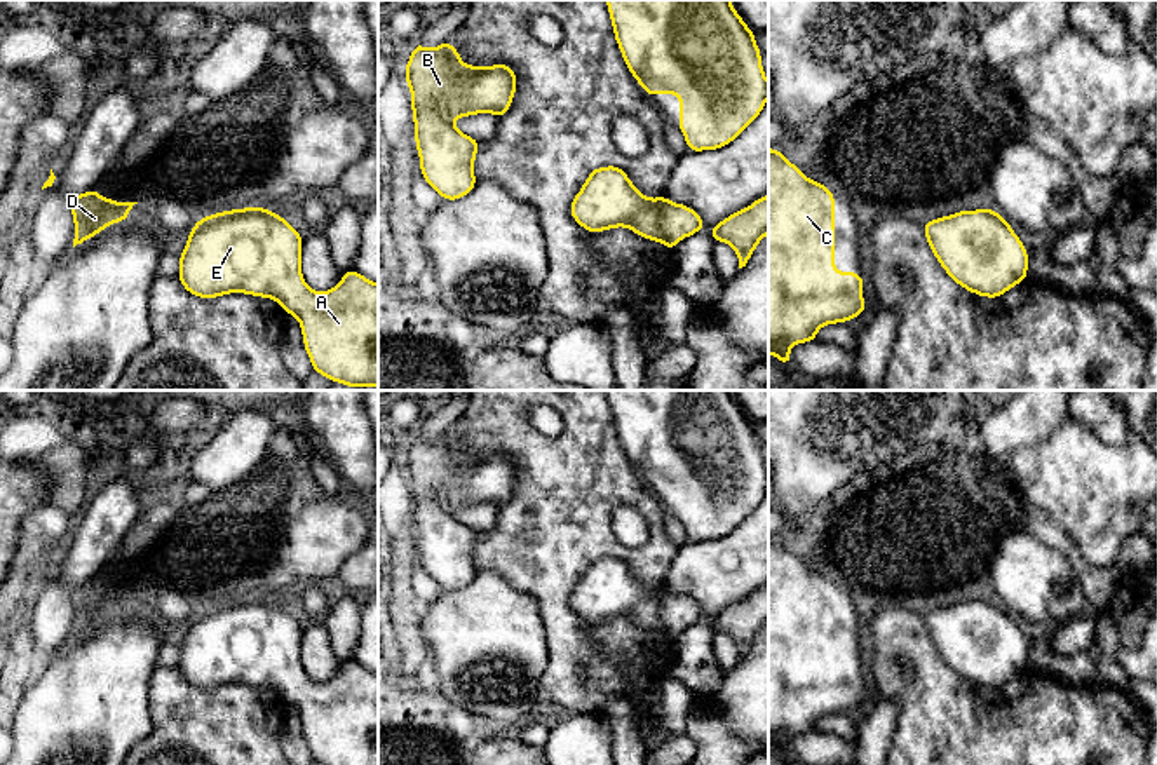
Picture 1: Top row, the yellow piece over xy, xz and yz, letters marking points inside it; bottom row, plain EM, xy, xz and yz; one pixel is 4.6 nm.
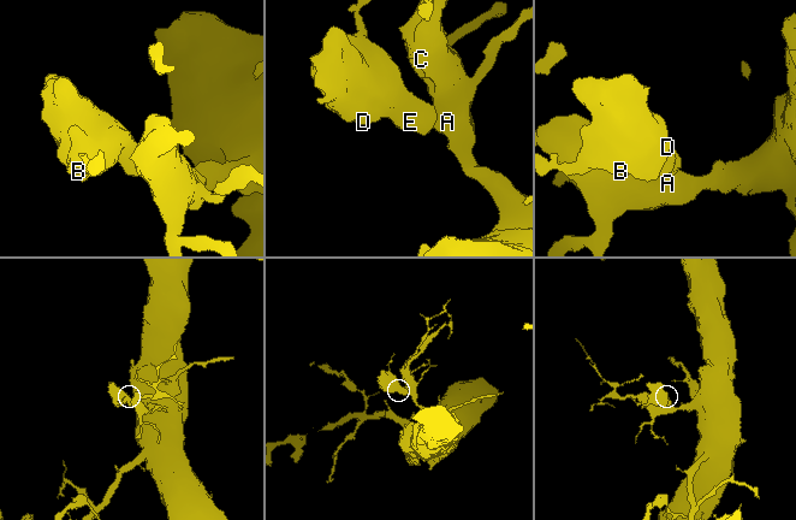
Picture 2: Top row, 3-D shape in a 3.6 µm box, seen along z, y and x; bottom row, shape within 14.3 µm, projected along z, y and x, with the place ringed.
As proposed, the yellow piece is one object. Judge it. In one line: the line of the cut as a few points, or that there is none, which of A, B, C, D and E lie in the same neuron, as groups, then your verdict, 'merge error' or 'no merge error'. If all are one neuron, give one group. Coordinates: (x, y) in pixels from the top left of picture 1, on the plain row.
no cut | A B C D E | no merge error

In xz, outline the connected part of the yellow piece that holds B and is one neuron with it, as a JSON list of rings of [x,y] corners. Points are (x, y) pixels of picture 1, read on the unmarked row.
[[[416,430],[404,464],[420,563],[443,591],[458,591],[477,573],[474,549],[481,531],[460,523],[453,511],[477,504],[504,507],[518,477],[516,464],[505,453],[462,453],[451,430],[434,439]]]

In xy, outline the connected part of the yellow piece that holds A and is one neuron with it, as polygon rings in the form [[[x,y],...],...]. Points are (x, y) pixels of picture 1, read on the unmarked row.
[[[253,596],[197,610],[179,648],[178,669],[197,688],[230,683],[275,690],[300,711],[312,760],[321,765],[378,765],[378,674],[354,659],[326,683],[310,680],[301,666],[303,627],[282,605]]]

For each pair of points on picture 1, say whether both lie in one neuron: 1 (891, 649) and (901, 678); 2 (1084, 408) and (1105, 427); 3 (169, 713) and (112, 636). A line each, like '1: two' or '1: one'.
1: one
2: one
3: two

